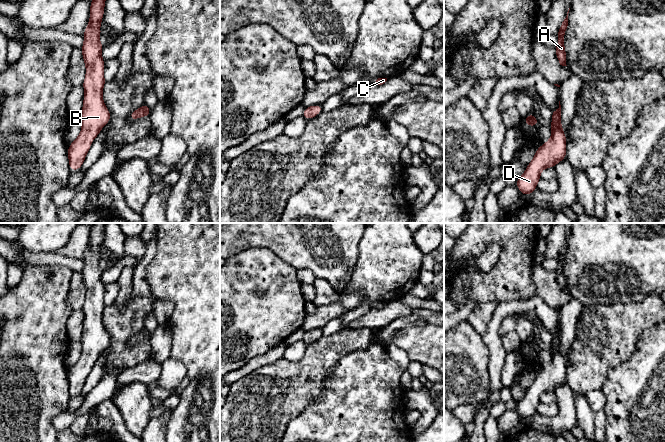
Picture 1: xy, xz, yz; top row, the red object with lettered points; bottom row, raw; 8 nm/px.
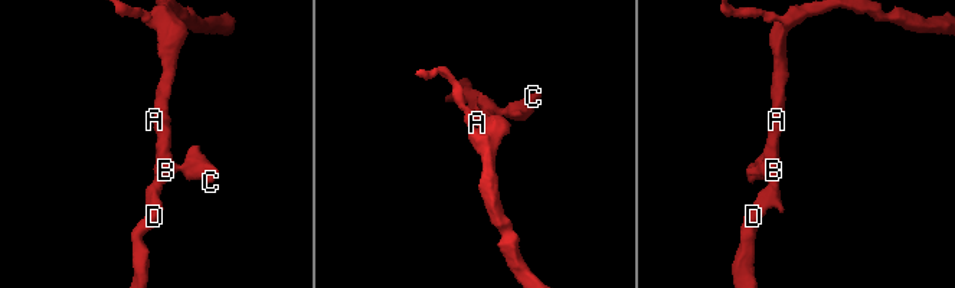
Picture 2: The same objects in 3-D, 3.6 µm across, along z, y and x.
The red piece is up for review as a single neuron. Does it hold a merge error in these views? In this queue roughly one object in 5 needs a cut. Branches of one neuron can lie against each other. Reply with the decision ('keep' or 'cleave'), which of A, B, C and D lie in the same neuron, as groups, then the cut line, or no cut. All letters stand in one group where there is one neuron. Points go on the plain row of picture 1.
keep; groups A B C D; cut none

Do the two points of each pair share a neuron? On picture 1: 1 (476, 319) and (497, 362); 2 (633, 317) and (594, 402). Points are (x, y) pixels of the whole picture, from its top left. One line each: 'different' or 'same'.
1: different
2: different

